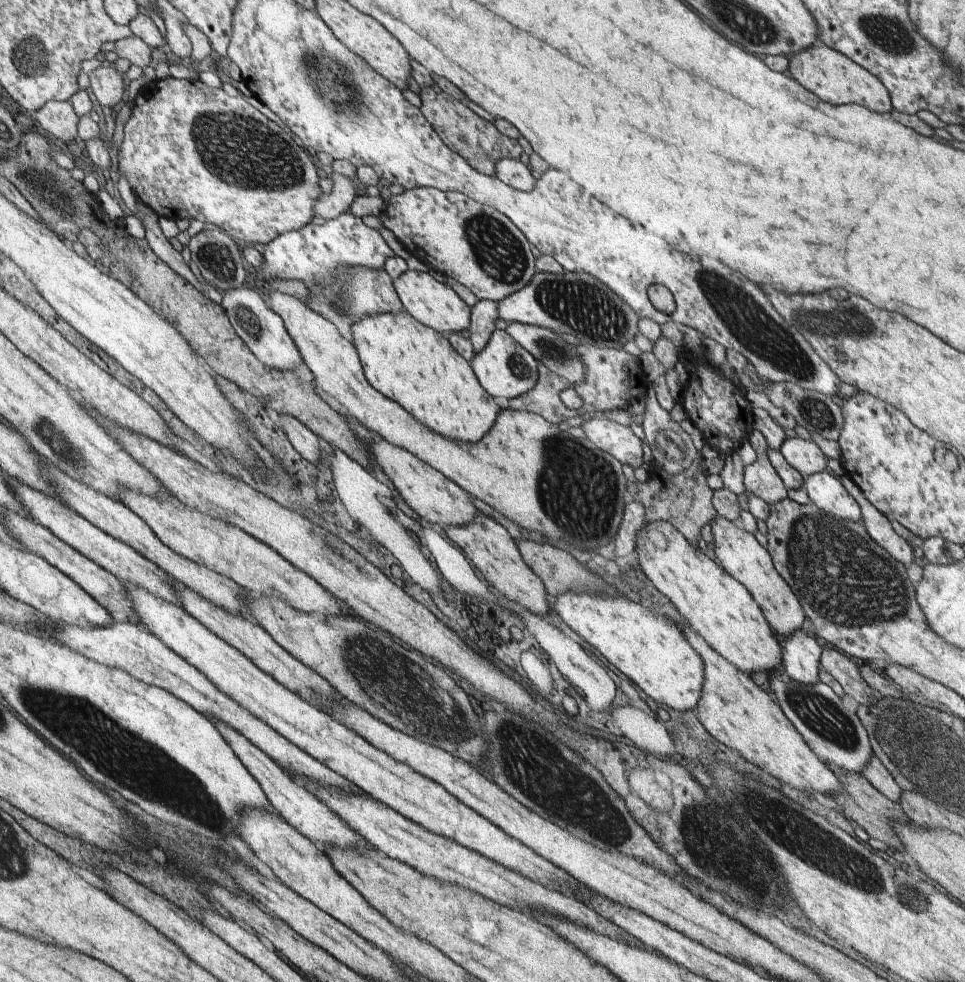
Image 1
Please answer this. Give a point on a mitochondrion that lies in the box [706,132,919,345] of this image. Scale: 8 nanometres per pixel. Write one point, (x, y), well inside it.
(848, 322)

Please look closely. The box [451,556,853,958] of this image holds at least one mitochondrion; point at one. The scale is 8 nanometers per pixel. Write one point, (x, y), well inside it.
(536, 767)

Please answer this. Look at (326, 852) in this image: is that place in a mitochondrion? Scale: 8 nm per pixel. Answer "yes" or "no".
no

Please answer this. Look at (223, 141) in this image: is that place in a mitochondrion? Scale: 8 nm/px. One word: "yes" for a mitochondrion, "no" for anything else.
yes

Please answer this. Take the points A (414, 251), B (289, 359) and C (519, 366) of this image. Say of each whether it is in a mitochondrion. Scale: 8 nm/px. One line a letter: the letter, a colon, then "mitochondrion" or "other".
A: other
B: other
C: mitochondrion

